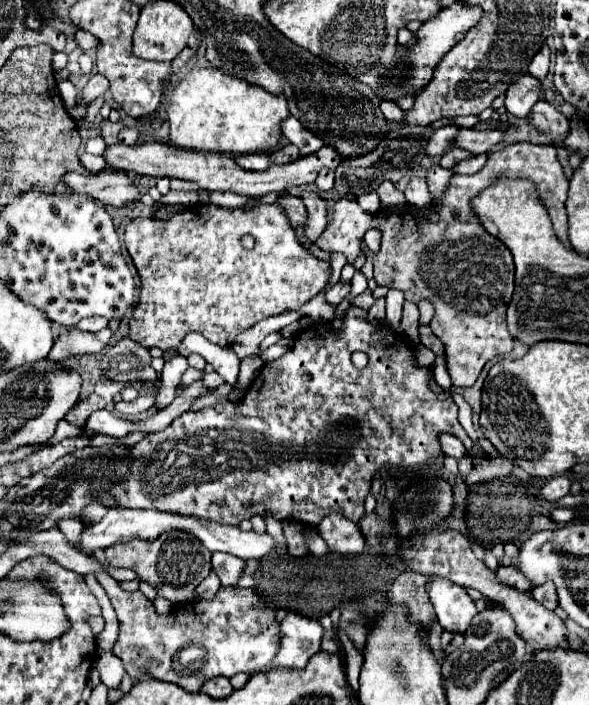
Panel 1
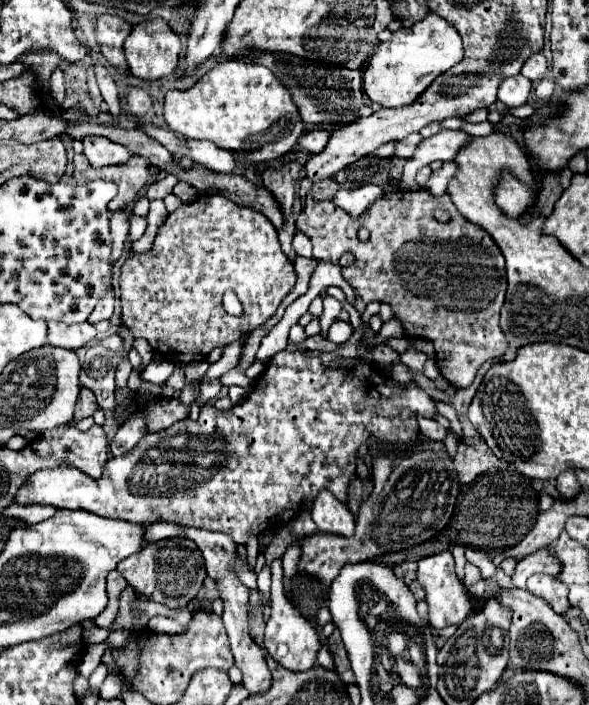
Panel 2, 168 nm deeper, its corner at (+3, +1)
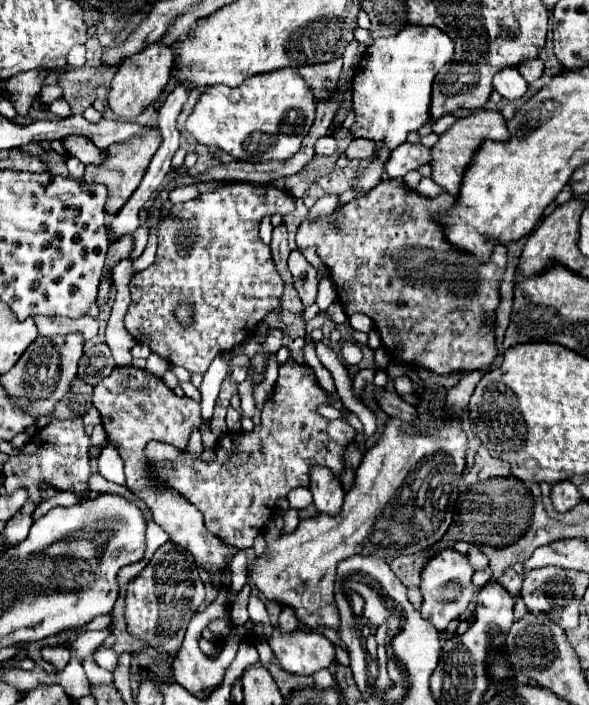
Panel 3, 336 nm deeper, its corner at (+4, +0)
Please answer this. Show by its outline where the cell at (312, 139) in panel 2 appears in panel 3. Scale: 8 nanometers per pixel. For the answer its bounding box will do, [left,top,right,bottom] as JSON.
[316,136,336,156]

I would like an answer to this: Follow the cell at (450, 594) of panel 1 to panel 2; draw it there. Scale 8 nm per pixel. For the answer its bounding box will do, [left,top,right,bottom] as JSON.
[417,551,471,629]

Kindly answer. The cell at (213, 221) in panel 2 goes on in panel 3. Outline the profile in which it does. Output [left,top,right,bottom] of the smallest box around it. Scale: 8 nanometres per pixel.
[126,182,295,374]

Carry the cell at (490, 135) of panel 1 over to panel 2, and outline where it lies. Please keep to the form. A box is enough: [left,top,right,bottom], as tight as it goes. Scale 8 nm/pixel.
[401,129,475,191]

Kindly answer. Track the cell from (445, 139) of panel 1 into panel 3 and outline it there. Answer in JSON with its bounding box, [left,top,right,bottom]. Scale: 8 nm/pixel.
[344,138,374,160]

